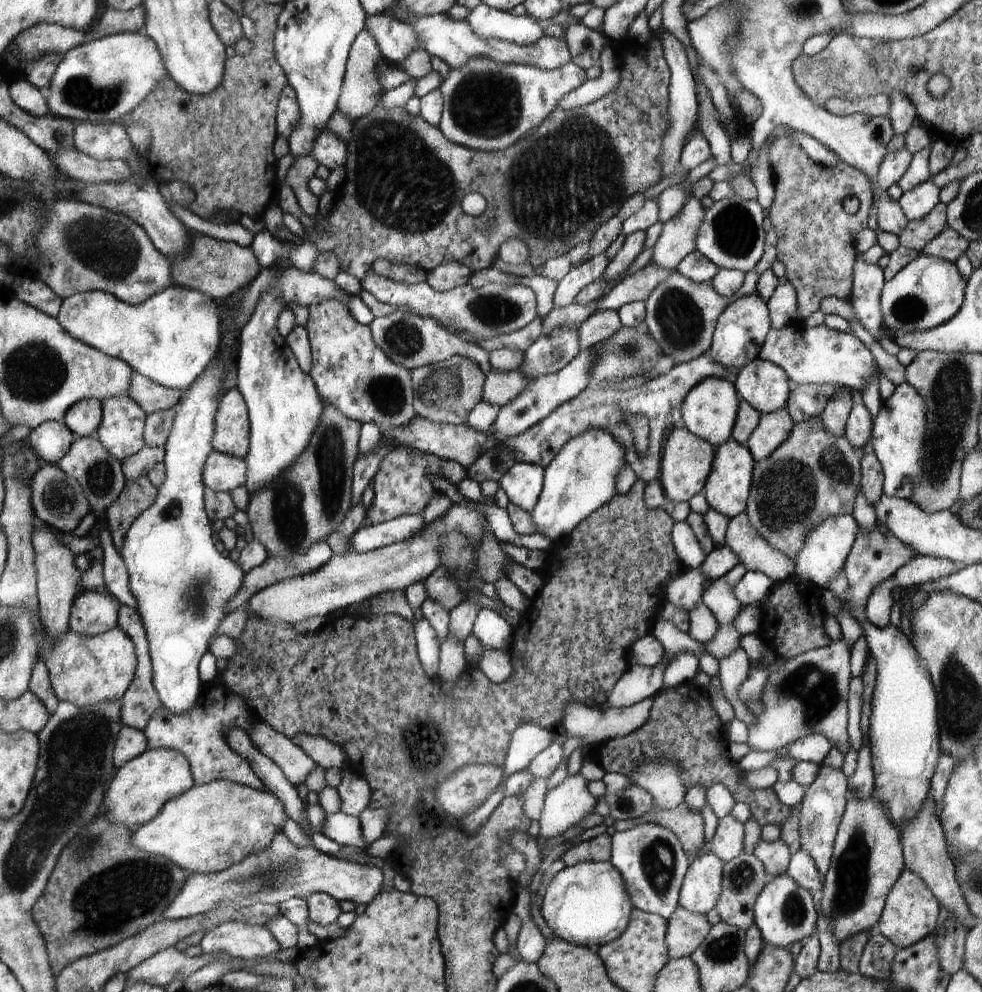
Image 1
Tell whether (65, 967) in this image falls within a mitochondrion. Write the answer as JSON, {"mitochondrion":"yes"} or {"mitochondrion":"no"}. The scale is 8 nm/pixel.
{"mitochondrion":"no"}

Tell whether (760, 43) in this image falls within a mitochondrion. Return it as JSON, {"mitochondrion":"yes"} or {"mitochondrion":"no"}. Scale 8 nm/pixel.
{"mitochondrion":"yes"}

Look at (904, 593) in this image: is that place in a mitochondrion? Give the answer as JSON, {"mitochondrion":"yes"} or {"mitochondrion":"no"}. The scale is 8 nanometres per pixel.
{"mitochondrion":"no"}

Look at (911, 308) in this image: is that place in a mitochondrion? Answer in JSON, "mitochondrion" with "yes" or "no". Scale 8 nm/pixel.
{"mitochondrion":"yes"}

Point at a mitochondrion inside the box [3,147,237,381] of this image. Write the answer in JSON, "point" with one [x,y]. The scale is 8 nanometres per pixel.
{"point":[104,245]}

